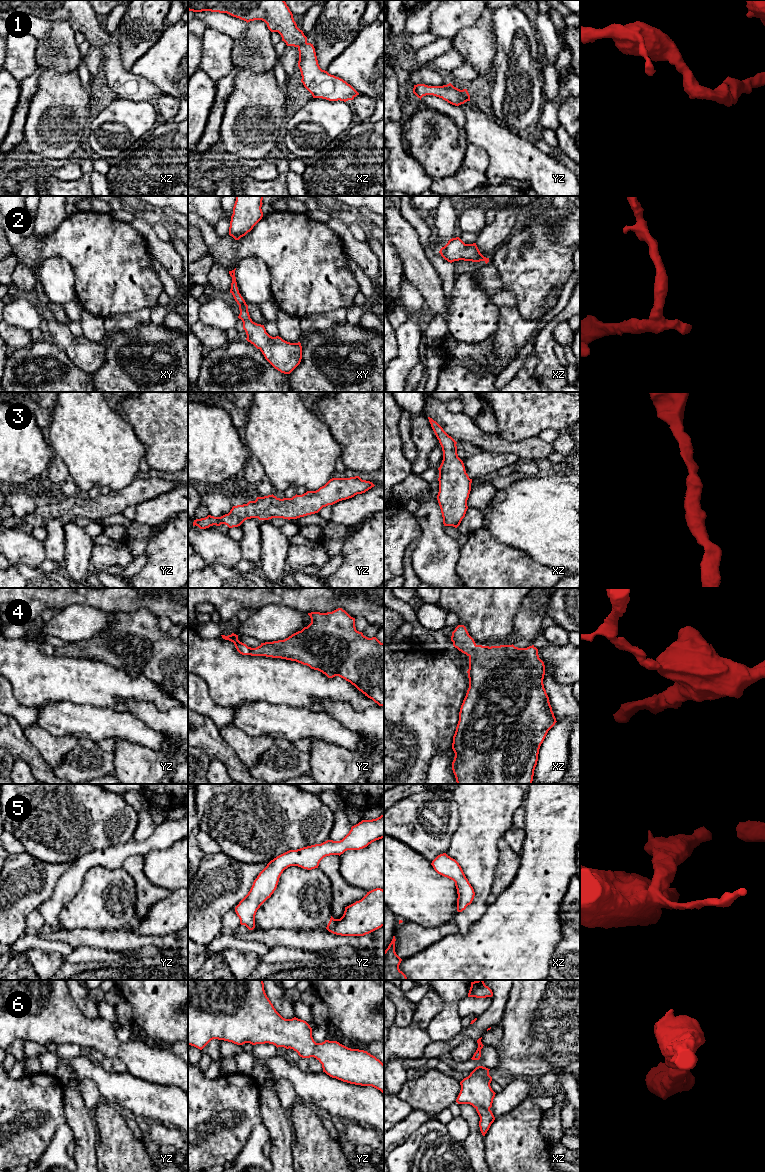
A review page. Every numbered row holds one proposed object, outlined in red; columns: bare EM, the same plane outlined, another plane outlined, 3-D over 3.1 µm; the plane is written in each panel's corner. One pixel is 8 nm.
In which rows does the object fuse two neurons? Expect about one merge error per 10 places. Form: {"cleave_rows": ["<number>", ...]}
{"cleave_rows": []}

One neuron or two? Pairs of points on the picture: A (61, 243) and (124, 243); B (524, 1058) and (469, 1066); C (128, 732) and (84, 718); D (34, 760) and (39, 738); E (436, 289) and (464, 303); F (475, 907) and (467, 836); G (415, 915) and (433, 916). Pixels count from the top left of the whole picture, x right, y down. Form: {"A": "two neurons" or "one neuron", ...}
{"A": "one neuron", "B": "two neurons", "C": "one neuron", "D": "two neurons", "E": "two neurons", "F": "one neuron", "G": "one neuron"}

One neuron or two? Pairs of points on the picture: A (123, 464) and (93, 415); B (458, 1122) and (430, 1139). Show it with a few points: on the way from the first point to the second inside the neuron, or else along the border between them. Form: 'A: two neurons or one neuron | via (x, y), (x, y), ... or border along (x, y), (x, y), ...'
A: one neuron | via (111, 452), (93, 434), (93, 427)
B: two neurons | border along (445, 1125), (448, 1133), (461, 1143)

